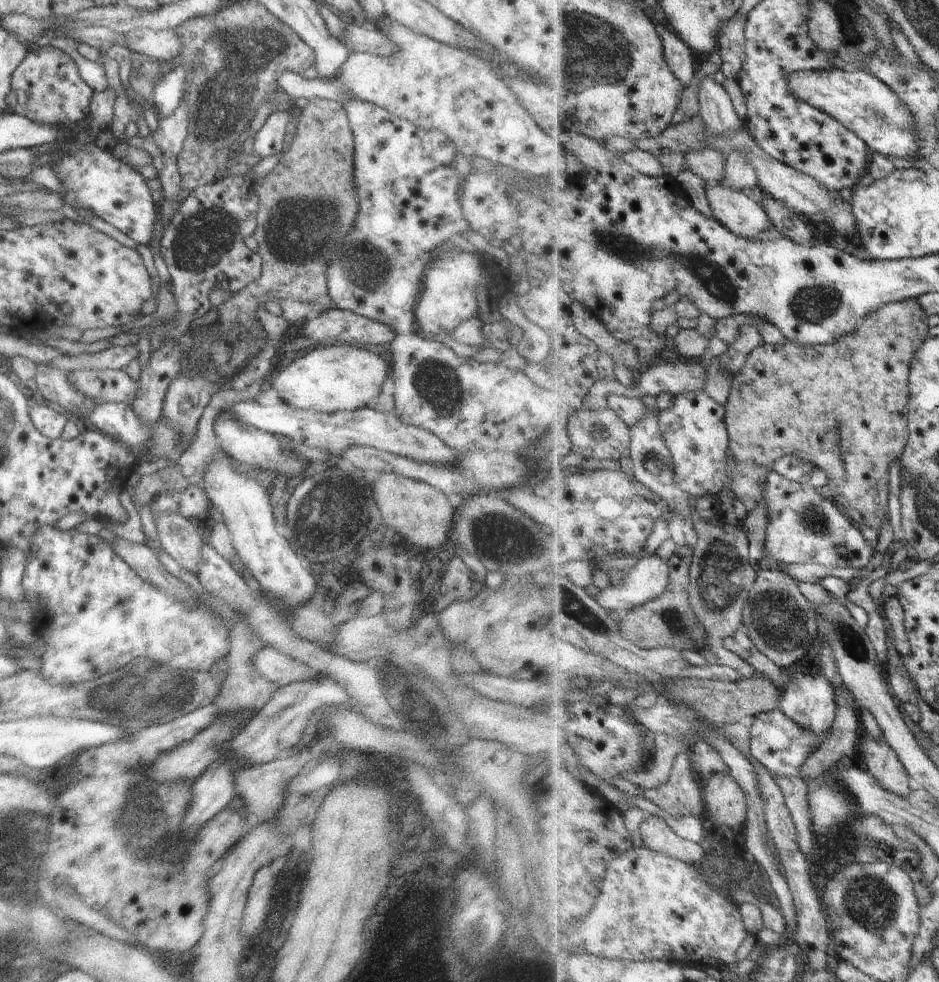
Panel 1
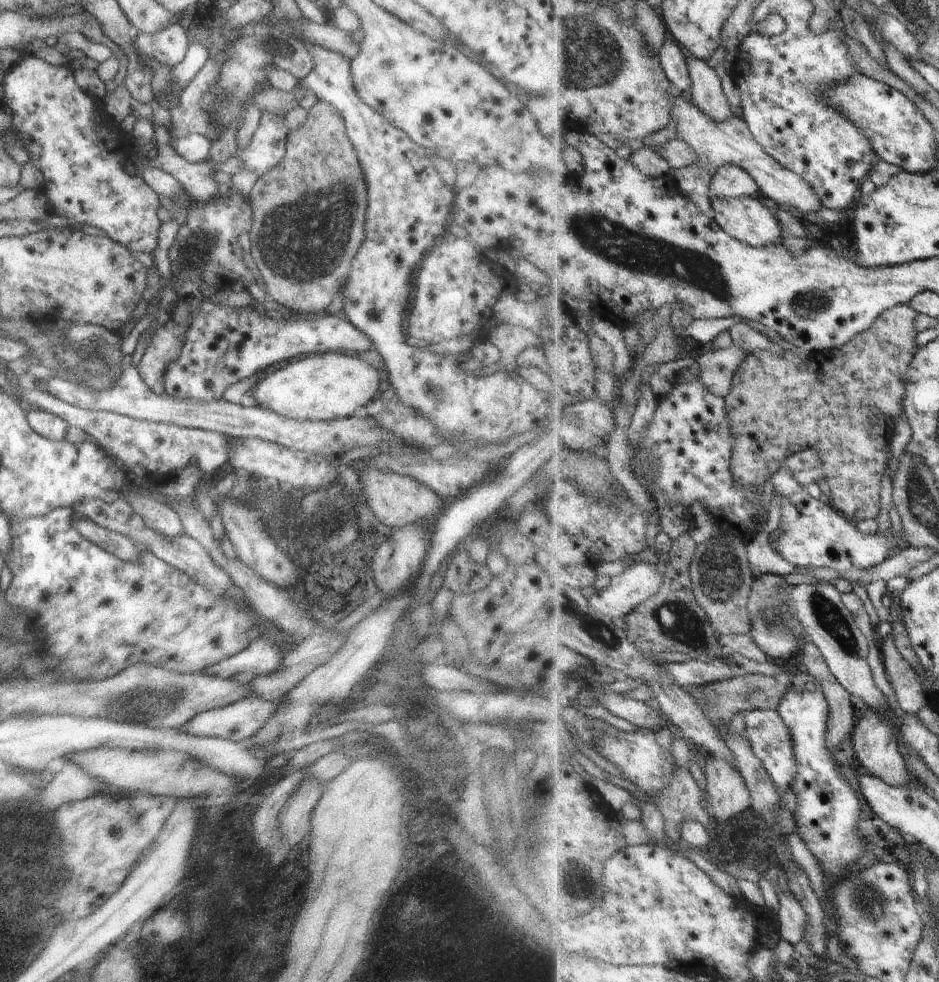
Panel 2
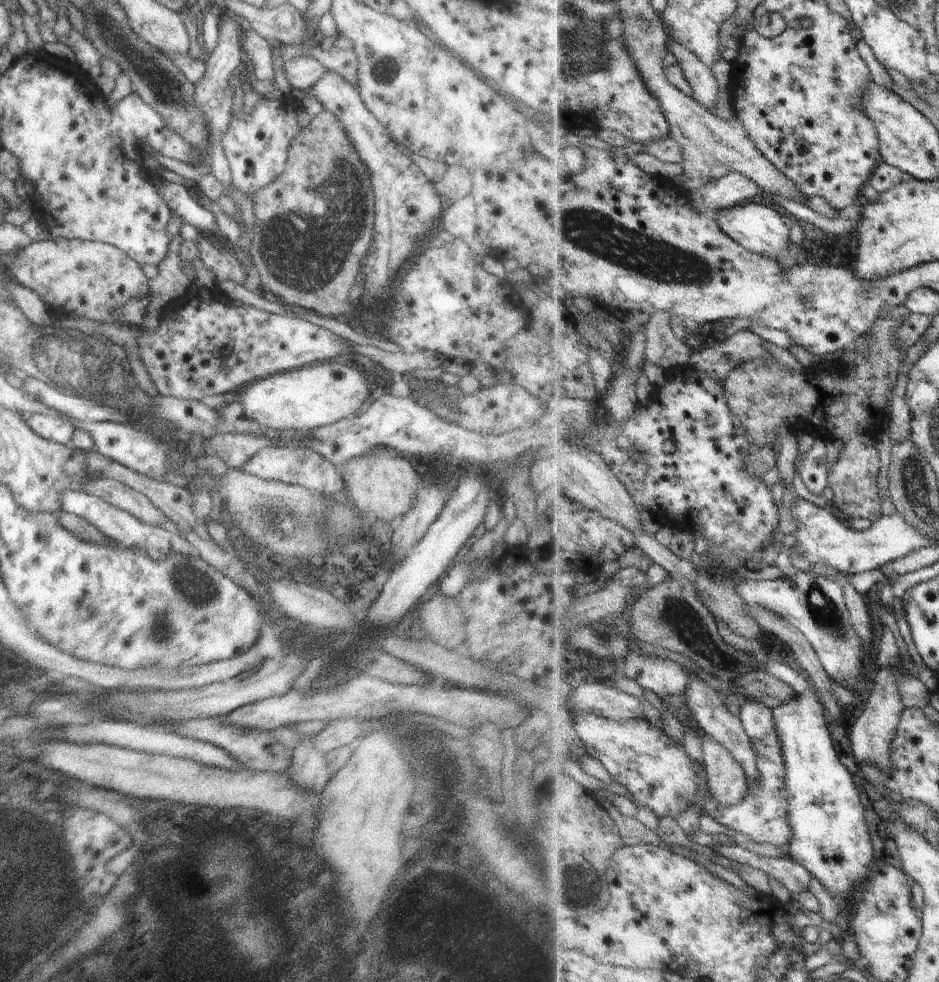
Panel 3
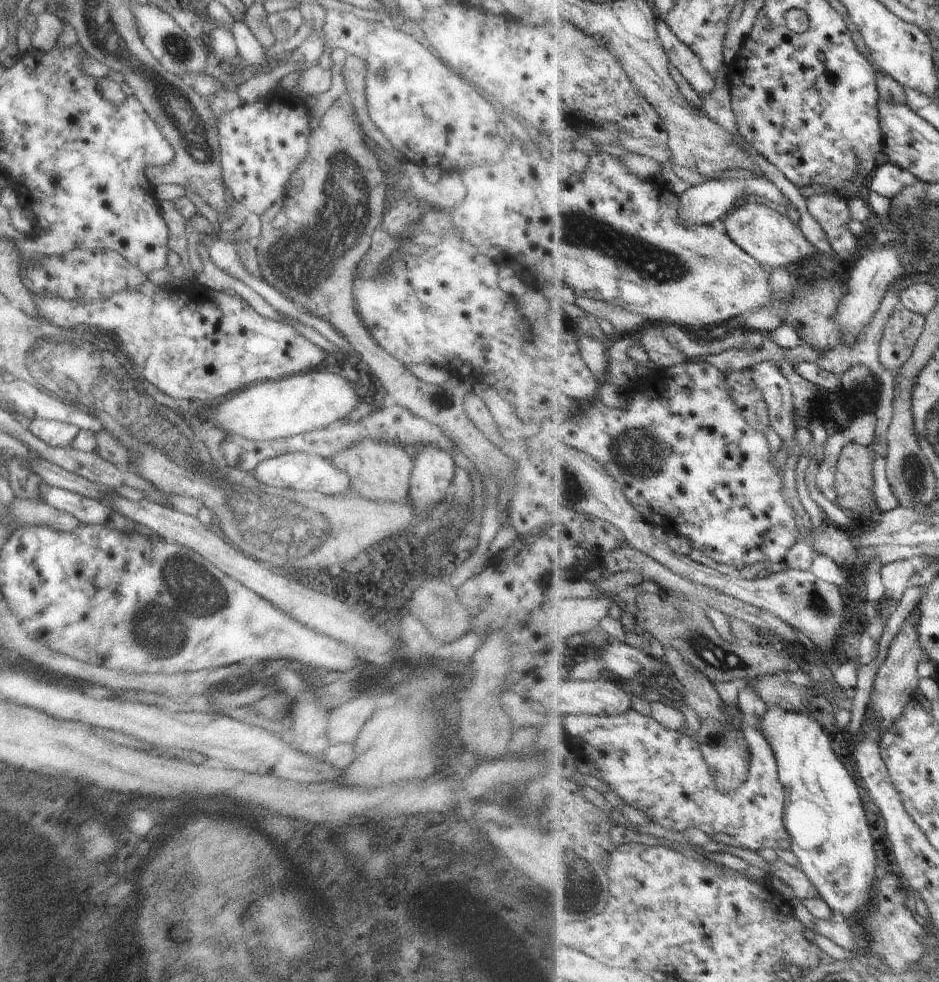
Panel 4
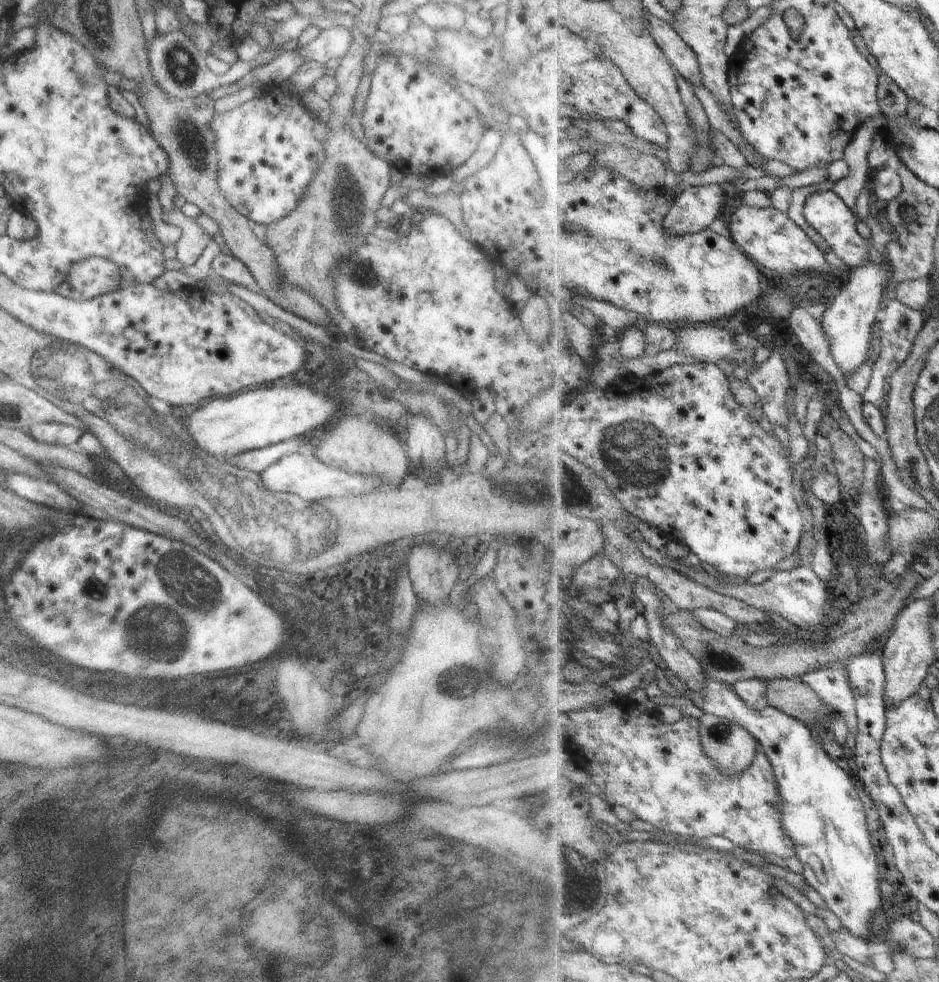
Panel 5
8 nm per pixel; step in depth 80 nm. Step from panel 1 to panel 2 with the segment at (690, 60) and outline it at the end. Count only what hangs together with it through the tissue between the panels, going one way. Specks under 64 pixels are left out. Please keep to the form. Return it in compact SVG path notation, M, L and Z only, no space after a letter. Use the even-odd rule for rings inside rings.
M668 36L668 39L665 40L665 44L659 52L659 59L673 87L687 94L690 93L692 82L689 76L689 68L687 68L687 59L683 56L678 42L674 41L672 37Z

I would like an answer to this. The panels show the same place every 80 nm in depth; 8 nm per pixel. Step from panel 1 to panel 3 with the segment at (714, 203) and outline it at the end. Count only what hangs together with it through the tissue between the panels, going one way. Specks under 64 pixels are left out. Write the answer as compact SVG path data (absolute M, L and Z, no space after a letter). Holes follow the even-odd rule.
M752 201L742 202L733 208L719 212L715 215L715 219L723 232L751 252L763 254L767 258L775 258L777 262L781 262L788 252L789 234L791 234L789 224L785 222L784 216L771 208L771 205L755 204Z

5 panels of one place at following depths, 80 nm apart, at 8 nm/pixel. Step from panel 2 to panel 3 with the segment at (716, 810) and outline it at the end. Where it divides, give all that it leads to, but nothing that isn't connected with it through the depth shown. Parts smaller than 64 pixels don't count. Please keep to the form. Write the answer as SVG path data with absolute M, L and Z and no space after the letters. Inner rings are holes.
M701 731L699 739L709 790L713 792L715 800L719 800L719 804L741 804L750 788L743 764L711 734Z

